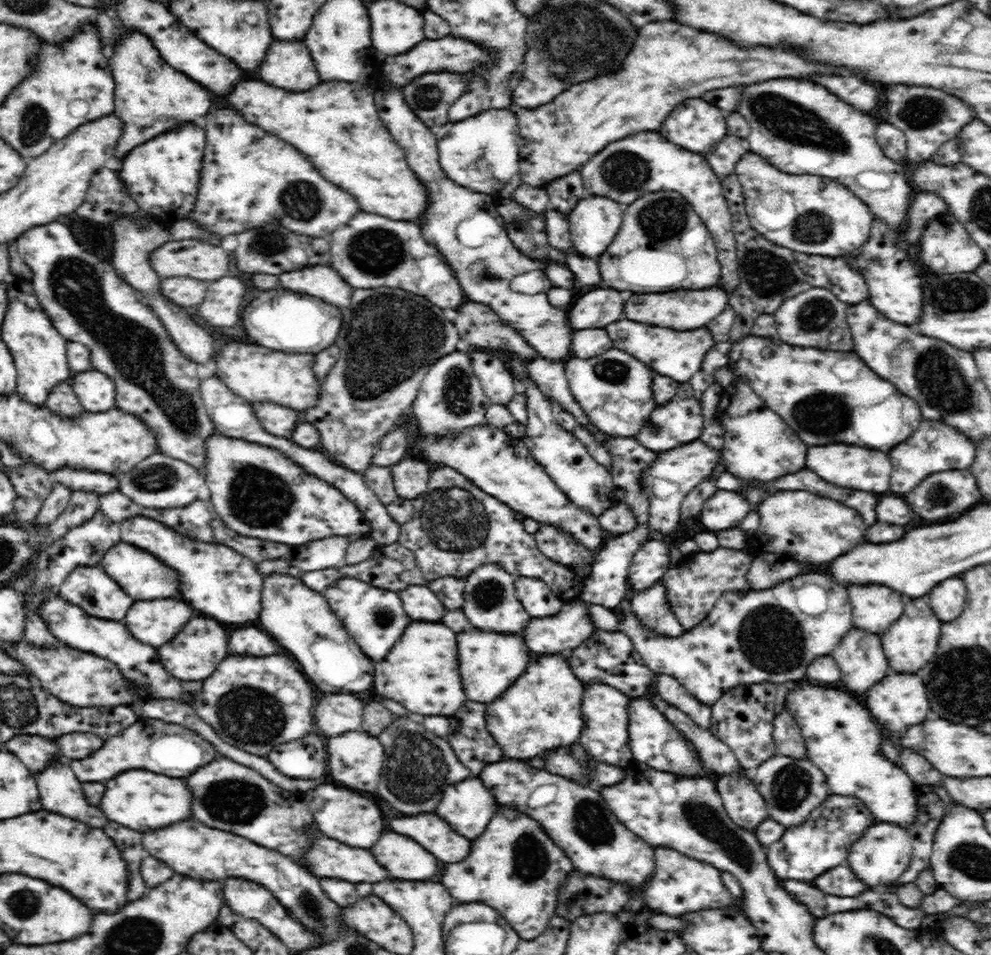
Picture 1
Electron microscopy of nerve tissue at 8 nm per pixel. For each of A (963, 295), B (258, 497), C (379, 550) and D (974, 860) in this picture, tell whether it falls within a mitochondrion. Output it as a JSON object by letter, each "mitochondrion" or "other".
{"A":"mitochondrion","B":"mitochondrion","C":"other","D":"mitochondrion"}

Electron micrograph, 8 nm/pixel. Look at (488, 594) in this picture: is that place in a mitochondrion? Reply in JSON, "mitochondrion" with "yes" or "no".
{"mitochondrion":"yes"}

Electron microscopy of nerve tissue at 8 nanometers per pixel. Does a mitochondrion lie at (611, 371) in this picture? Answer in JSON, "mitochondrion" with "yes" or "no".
{"mitochondrion":"yes"}

